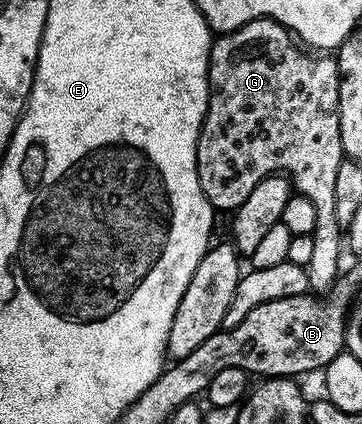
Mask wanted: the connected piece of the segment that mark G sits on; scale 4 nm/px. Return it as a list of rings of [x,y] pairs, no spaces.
[[[259,17],[242,27],[238,27],[232,33],[221,33],[213,40],[212,50],[208,56],[208,113],[204,117],[204,122],[200,128],[200,138],[196,144],[198,183],[204,194],[208,196],[208,202],[212,204],[213,210],[228,209],[227,211],[235,211],[239,205],[246,203],[250,191],[254,191],[254,187],[258,187],[258,183],[262,183],[262,179],[273,175],[287,175],[291,180],[293,190],[306,195],[306,199],[310,199],[314,203],[314,209],[317,212],[317,222],[312,232],[313,254],[310,255],[310,263],[306,268],[309,290],[318,295],[329,291],[333,282],[340,275],[338,269],[340,267],[340,253],[344,251],[344,233],[334,216],[334,182],[338,176],[338,167],[345,159],[342,135],[340,134],[340,67],[335,56],[317,55],[315,52],[305,51],[298,44],[297,38],[283,25],[273,21],[271,17]]]

